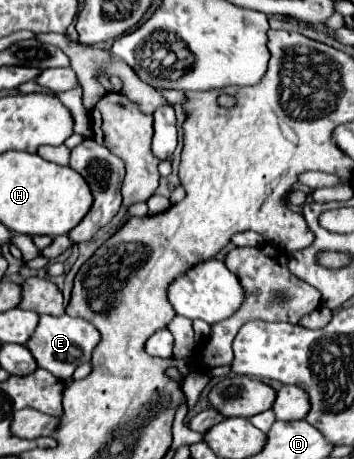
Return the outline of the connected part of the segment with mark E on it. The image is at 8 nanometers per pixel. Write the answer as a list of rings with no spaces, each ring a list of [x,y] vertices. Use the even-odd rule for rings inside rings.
[[[42,315],[40,319],[42,319],[42,323],[38,323],[38,331],[34,331],[34,339],[30,339],[30,343],[26,343],[26,347],[36,357],[38,367],[42,367],[42,369],[50,371],[54,377],[66,381],[72,377],[72,373],[78,365],[90,361],[94,347],[100,343],[100,333],[86,319],[74,319],[70,315],[62,315],[62,317]]]

